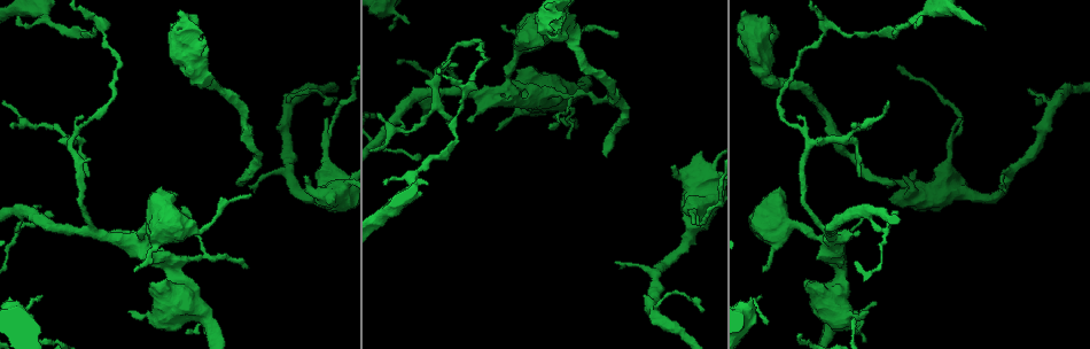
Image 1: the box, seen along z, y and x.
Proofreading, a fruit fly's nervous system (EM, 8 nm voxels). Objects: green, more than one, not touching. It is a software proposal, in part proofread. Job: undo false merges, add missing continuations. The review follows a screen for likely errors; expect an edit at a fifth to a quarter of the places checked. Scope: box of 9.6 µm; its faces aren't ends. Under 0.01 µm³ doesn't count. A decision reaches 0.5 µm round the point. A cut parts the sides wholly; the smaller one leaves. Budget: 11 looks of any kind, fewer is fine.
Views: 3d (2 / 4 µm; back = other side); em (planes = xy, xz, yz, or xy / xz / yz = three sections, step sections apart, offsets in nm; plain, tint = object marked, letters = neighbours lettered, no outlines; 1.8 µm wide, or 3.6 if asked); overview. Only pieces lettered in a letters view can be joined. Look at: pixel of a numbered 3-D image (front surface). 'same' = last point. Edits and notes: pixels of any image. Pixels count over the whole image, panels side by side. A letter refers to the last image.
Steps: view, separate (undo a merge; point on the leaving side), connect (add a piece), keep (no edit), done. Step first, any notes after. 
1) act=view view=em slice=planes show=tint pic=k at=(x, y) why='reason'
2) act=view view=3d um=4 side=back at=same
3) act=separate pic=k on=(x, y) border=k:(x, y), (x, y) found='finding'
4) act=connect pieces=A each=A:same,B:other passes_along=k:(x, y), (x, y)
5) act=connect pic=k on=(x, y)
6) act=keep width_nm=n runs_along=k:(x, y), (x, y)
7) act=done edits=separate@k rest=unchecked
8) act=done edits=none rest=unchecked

act=view view=em slice=xz step=4 show=tint pic=1 at=(568, 98) why='sharp bend'

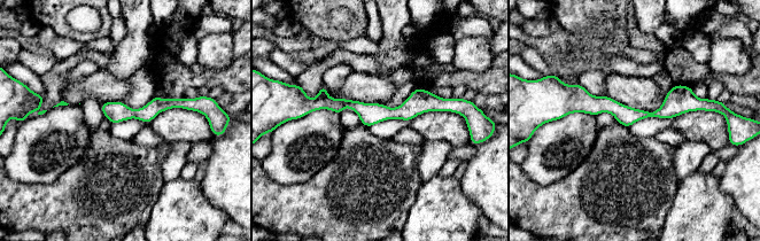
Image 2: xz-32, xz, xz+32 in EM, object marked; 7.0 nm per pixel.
act=view view=em slice=planes show=tint at=same why='another direction'

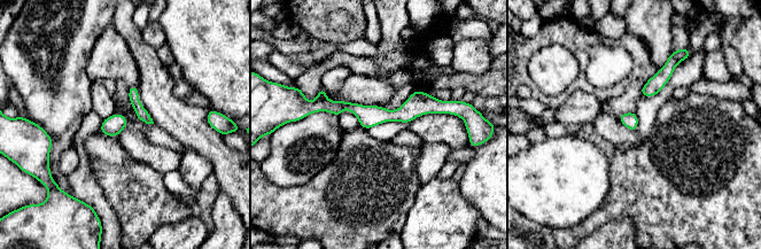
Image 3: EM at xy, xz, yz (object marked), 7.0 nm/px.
act=view view=em slice=planes show=letters at=same why='see the neighbours'

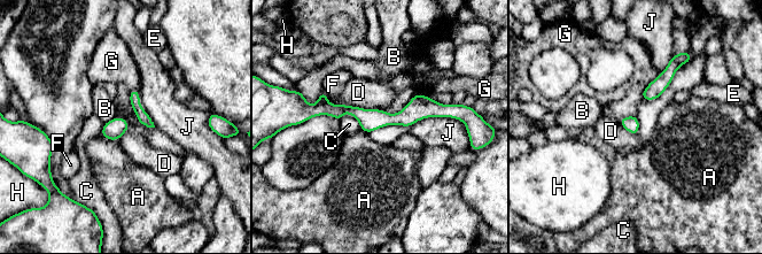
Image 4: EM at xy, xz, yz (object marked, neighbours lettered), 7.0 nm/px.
act=keep each=A:other,B:other,C:other,D:other,E:other,F:other,G:other,H:other,J:other runs_along=4:(312, 113), (448, 114) found='one neuron here'

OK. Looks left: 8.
act=view view=em slice=xz step=4 show=tint pic=1 at=(40, 295) why='free end'

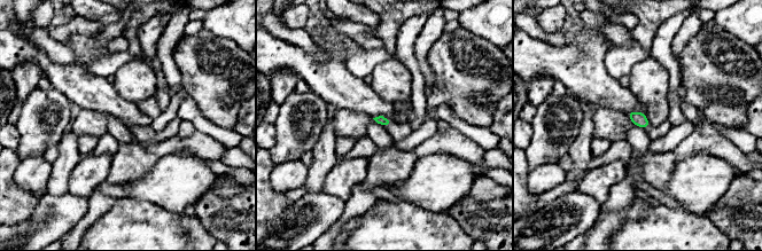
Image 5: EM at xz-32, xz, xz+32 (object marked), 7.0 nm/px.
act=view view=em slice=planes show=letters at=same why='cut it another way'

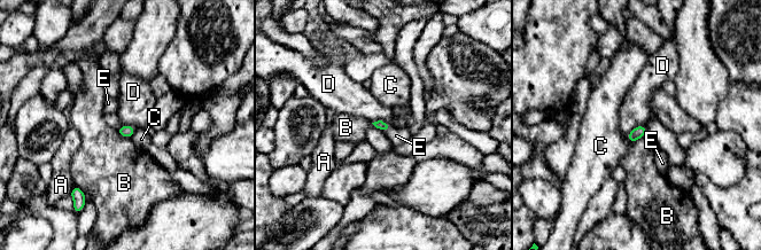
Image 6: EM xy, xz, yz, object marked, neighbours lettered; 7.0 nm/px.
act=connect pieces=E each=A:other,B:other,C:other,D:other,E:same found='it goes on there'

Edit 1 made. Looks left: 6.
act=view view=em slice=planes show=letters pic=1 at=(406, 136) why='branch stops here'

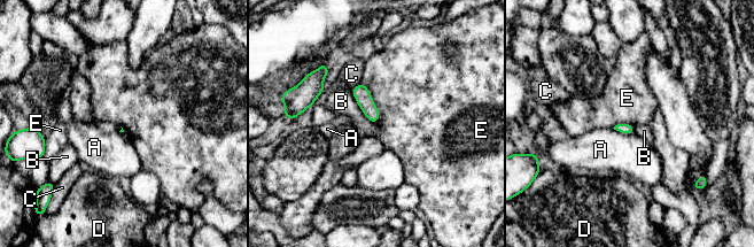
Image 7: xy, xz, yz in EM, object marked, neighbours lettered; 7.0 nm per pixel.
act=keep each=A:other,B:other,C:other,D:other,E:other border=7:(362, 82), (379, 112), (374, 124) found='no lettered piece goes on from it'

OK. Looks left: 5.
act=view view=3d um=2 pic=1 at=(777, 26) why='free end'

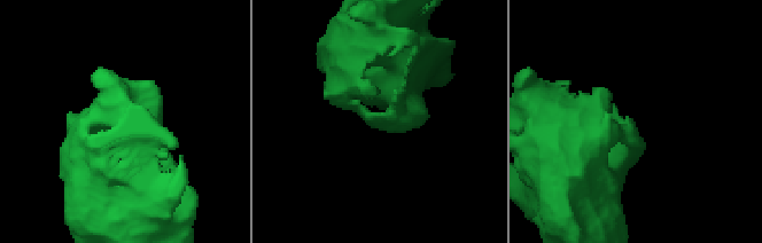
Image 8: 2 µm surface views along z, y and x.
act=view view=em slice=xy step=4 show=letters pic=8 at=(635, 128) why='need the tissue'

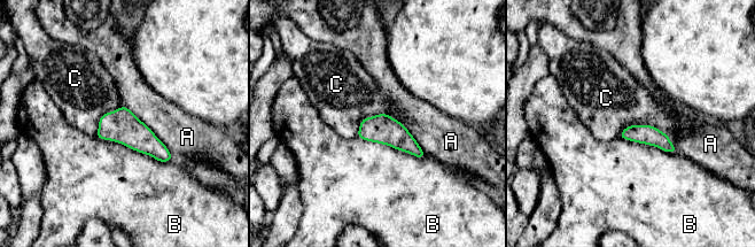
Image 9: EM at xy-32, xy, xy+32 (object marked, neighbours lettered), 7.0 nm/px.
act=view view=em slice=planes show=letters at=same why='another direction'

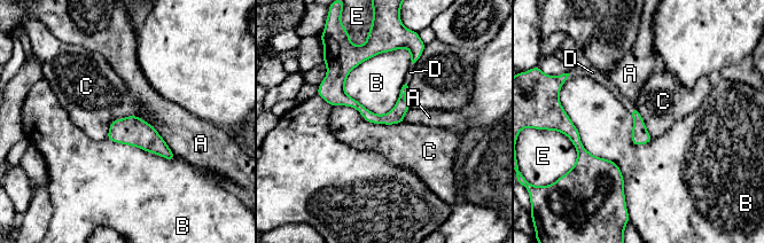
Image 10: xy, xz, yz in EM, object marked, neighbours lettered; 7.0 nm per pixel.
act=connect pieces=D width_nm=110 each=A:other,B:other,C:other,D:same,E:other passes_along=10:(640, 135), (632, 109), (628, 104) found='the neuron continues'

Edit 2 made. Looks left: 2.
act=done edits=connect@6,connect@10 rest=unchecked

